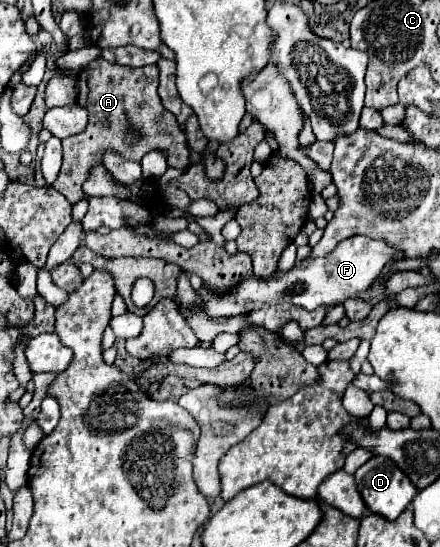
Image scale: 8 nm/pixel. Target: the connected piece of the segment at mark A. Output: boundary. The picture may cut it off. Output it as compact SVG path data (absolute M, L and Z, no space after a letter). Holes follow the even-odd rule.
M104 58L92 60L84 70L78 74L78 104L88 110L88 126L74 136L62 140L64 162L62 170L52 184L58 192L62 192L72 204L82 200L82 182L88 178L88 170L94 164L102 162L102 152L114 146L124 158L140 162L144 154L158 150L166 156L168 166L186 170L190 166L186 138L180 132L176 118L162 108L158 98L158 68L128 68L110 64ZM126 128L142 130L142 140L130 140Z

